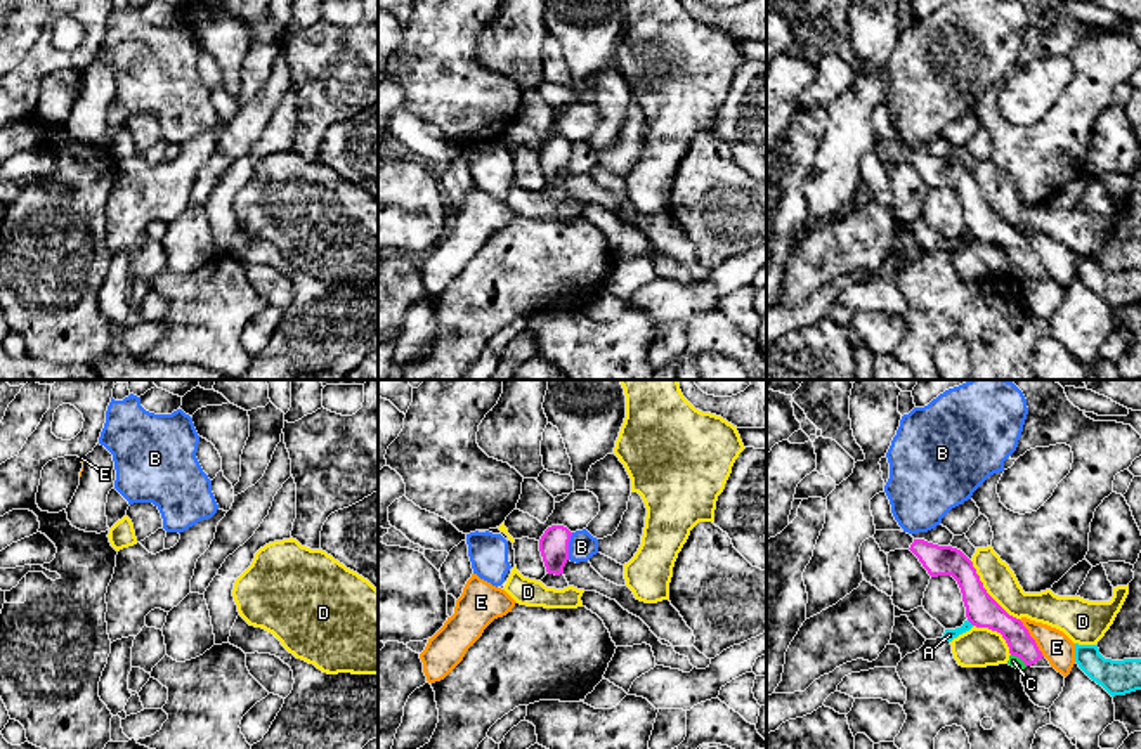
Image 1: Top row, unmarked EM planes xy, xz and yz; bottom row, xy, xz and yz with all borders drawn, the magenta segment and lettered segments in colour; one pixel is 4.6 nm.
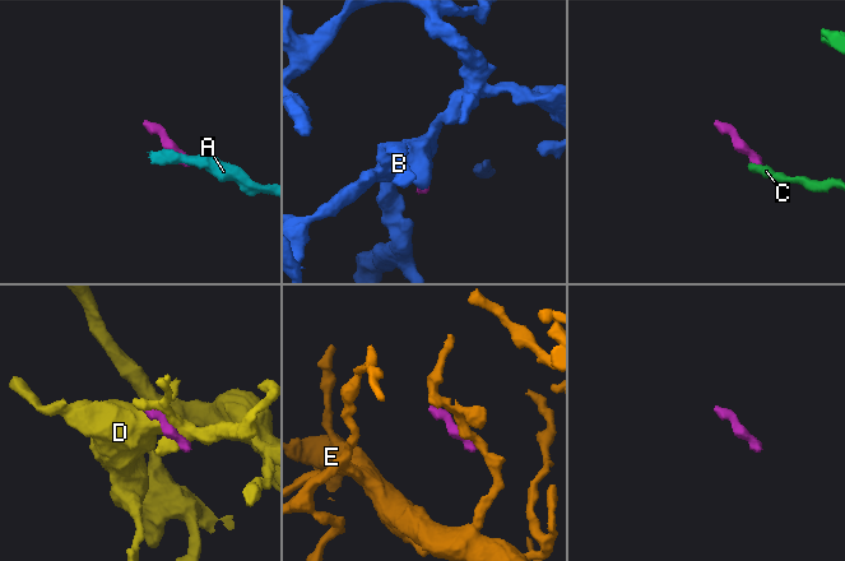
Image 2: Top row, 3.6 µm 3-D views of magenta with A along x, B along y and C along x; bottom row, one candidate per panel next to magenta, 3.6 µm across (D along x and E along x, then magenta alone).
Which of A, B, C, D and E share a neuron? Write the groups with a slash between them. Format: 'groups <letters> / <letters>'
groups A / B / C / D / E

